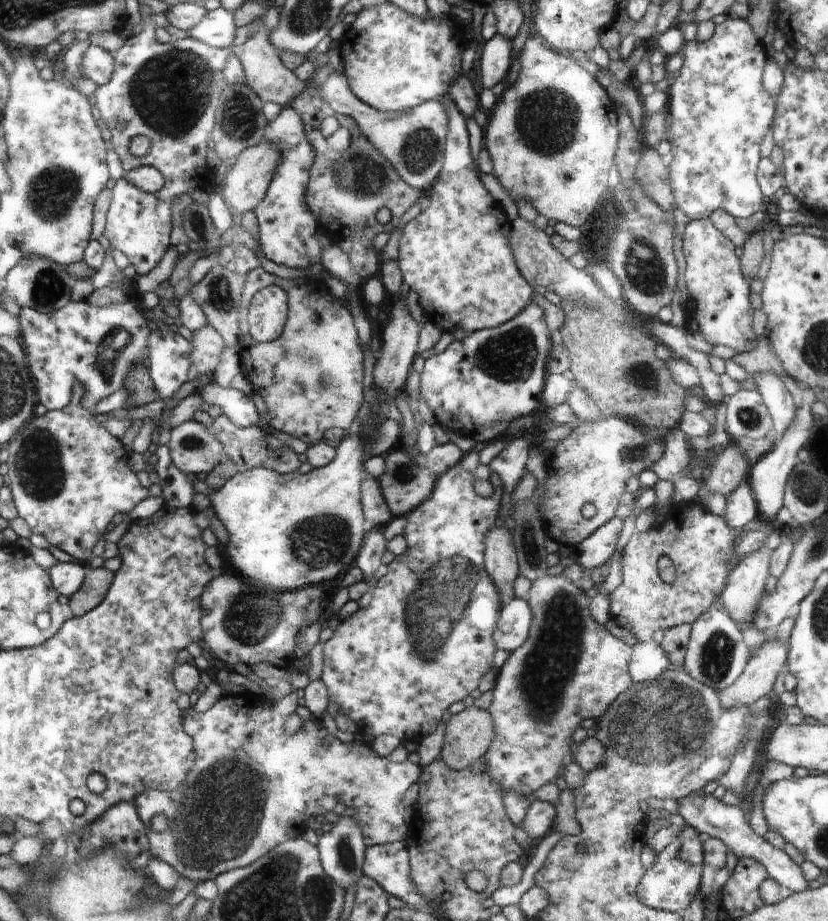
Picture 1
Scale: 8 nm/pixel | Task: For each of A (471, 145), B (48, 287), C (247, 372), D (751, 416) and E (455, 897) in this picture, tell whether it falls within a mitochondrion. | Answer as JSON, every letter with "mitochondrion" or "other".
{"A":"other","B":"mitochondrion","C":"other","D":"mitochondrion","E":"other"}

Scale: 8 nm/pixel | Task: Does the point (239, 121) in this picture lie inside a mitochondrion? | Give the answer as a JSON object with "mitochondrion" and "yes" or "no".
{"mitochondrion":"yes"}

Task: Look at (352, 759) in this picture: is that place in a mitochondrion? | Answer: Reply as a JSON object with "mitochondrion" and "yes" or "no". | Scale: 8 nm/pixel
{"mitochondrion":"no"}

